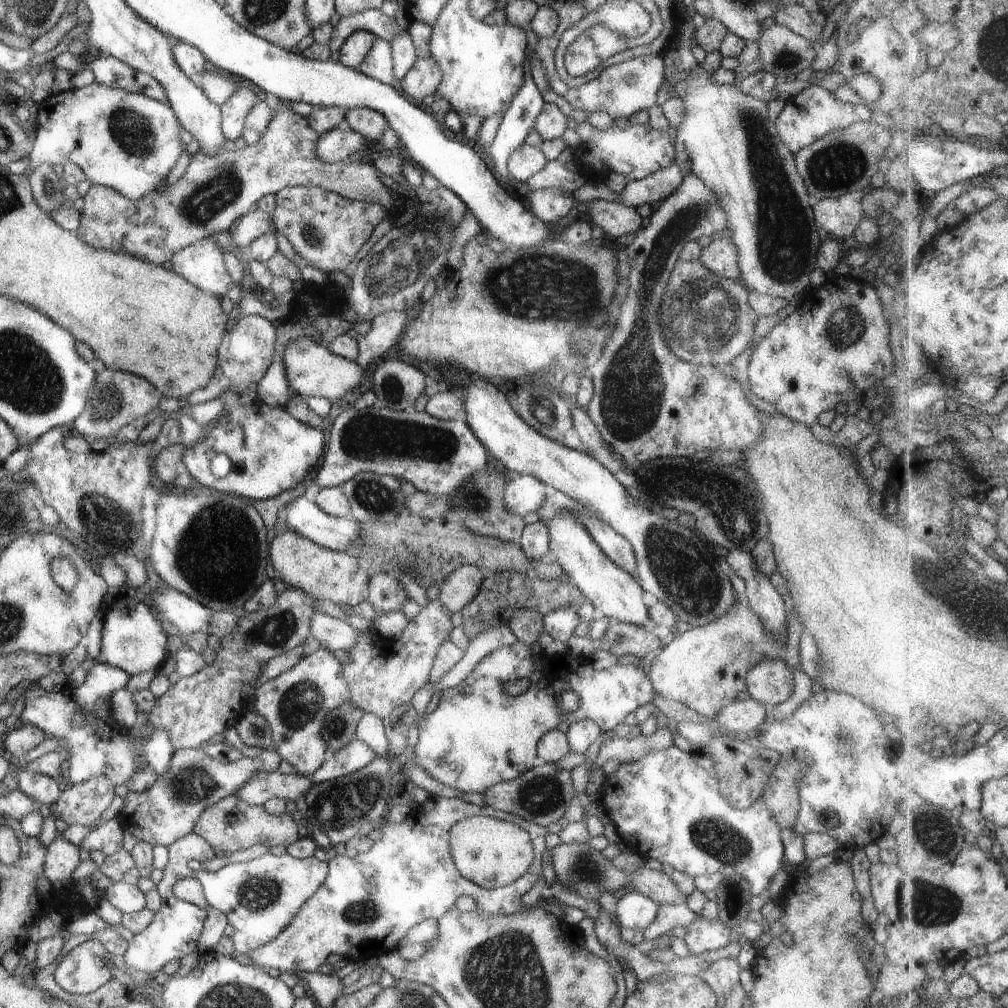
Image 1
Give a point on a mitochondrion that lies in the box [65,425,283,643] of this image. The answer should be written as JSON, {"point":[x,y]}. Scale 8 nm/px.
{"point":[219,568]}

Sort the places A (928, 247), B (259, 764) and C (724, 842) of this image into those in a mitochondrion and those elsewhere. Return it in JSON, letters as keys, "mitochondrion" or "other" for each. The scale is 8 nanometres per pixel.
{"A":"other","B":"other","C":"mitochondrion"}

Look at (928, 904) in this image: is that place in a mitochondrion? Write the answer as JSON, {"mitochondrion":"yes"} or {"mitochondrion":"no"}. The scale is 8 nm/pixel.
{"mitochondrion":"yes"}

